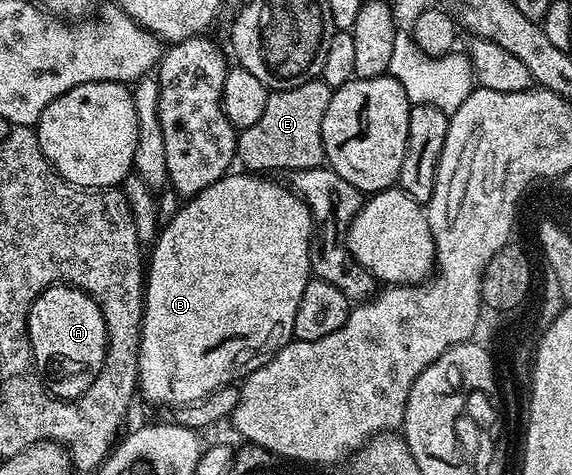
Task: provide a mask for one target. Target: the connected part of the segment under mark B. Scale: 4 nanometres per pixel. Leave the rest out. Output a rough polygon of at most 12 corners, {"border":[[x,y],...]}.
{"border":[[222,176],[145,260],[137,392],[192,404],[290,344],[311,209]]}

